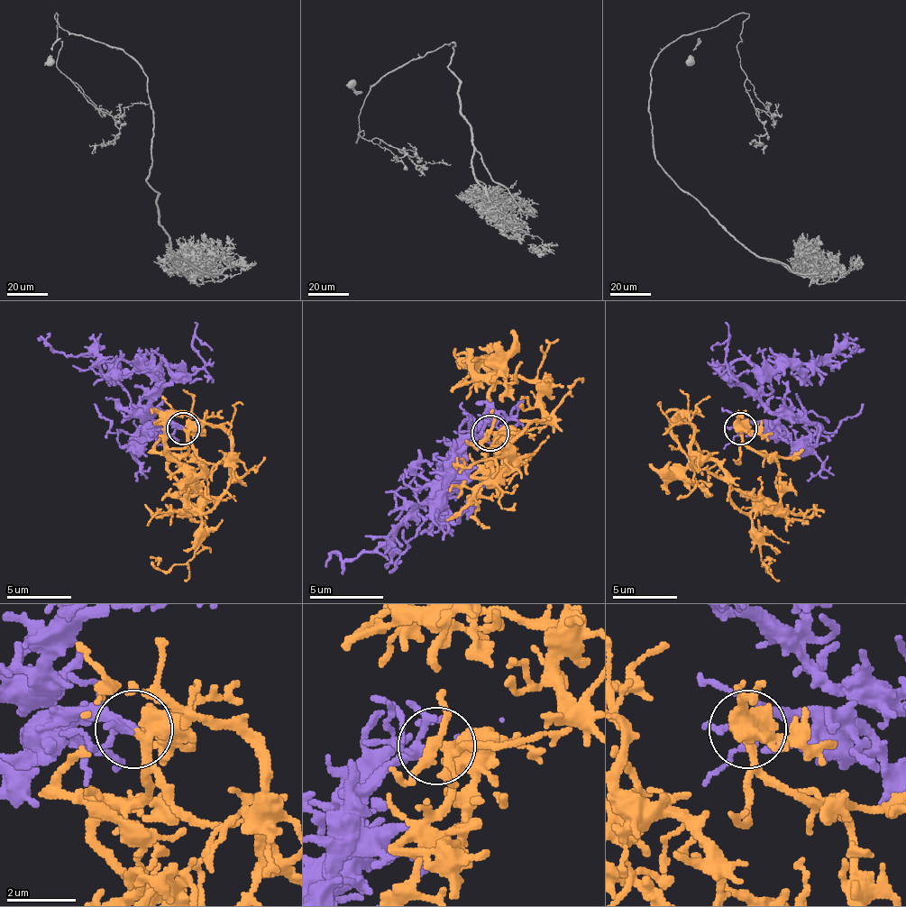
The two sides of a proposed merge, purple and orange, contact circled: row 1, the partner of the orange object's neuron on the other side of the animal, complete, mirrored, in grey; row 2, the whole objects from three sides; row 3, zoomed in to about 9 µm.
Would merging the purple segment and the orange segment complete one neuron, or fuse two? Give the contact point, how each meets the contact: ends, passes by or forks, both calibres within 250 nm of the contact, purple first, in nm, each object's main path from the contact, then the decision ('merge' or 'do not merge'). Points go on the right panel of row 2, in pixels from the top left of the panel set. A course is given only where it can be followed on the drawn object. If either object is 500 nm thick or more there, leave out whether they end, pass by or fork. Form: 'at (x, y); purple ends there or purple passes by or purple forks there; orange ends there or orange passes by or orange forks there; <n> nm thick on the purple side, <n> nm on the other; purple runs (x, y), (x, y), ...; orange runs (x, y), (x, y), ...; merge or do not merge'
at (740, 428); purple forks there; orange forks there; 190 nm thick on the purple side, 280 nm on the other; purple runs (741, 428), (770, 416), (760, 380), (845, 357), (845, 341), (857, 338); orange runs (741, 428), (776, 464), (780, 500), (744, 513), (682, 416), (672, 428), (695, 487), (676, 500); merge

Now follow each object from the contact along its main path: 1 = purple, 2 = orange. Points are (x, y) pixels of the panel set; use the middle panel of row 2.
1: (489, 434), (474, 441), (456, 467), (452, 456), (444, 485), (371, 552), (345, 559), (334, 552), (323, 566)
2: (489, 434), (474, 474), (492, 478), (541, 423), (544, 379), (471, 356), (515, 382), (522, 360)

